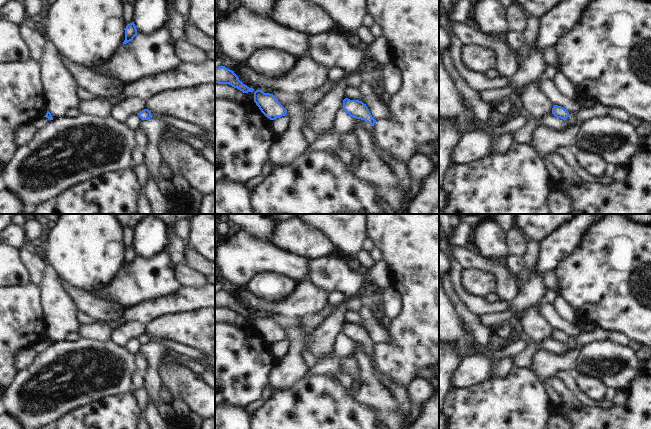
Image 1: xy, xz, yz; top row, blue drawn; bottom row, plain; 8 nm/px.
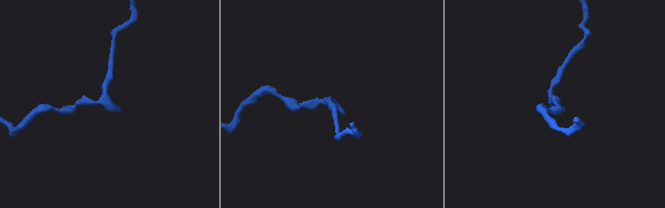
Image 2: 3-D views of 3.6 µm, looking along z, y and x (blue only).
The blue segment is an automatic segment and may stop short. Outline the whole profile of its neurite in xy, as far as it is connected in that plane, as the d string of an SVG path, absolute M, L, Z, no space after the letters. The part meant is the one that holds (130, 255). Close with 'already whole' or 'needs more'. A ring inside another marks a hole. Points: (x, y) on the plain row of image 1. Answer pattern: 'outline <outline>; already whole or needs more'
outline M132 246L128 248L125 252L125 264L123 266L123 269L132 265L136 259L137 259L137 253L134 246Z; already whole

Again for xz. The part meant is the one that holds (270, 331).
outline M256 314L254 316L254 326L270 344L275 344L287 338L286 333L276 324L273 318Z; already whole

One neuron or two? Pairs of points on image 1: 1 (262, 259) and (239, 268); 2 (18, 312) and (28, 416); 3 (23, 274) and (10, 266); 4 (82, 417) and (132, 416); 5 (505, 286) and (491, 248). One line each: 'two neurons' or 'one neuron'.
1: one neuron
2: two neurons
3: one neuron
4: one neuron
5: two neurons

